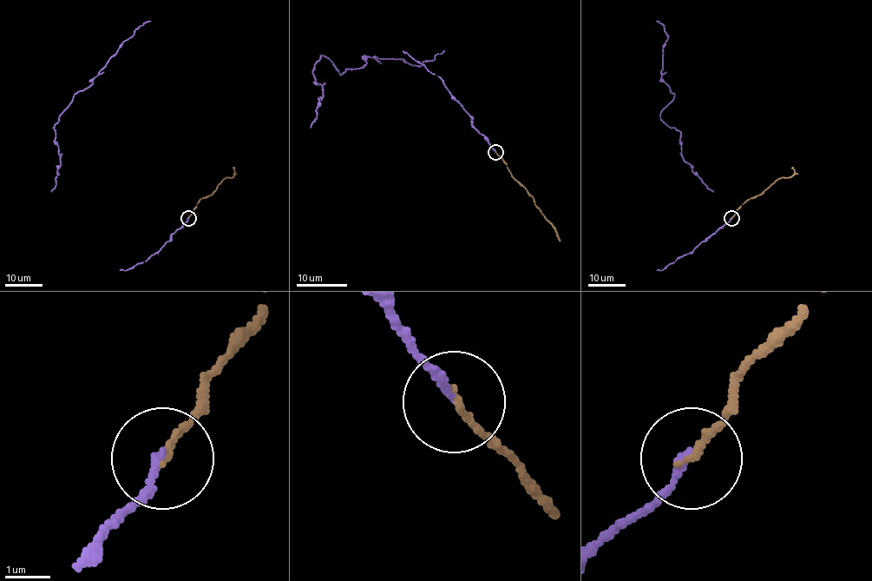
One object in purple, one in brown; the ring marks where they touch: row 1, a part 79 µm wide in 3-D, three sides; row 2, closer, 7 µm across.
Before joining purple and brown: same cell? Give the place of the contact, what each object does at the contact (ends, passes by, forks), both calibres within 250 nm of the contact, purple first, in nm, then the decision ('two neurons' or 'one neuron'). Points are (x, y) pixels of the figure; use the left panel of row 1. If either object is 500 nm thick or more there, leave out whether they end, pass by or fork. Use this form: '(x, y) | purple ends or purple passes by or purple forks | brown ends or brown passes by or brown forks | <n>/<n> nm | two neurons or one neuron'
(188, 218) | purple ends | brown ends | 160/160 nm | one neuron

